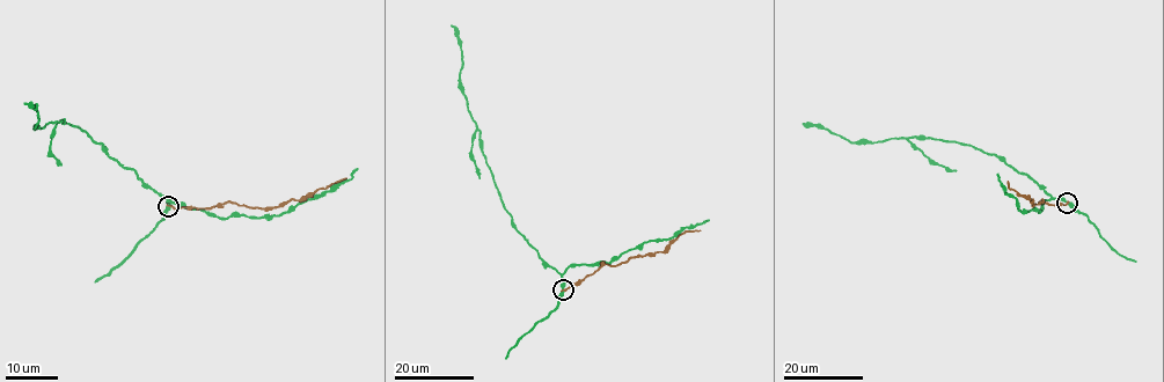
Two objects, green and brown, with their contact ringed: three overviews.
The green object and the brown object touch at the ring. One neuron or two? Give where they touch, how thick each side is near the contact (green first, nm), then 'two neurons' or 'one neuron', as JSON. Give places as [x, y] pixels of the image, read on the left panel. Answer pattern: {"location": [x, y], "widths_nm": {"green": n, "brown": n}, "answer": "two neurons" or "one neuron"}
{"location": [168, 206], "widths_nm": {"green": 360, "brown": 240}, "answer": "two neurons"}

